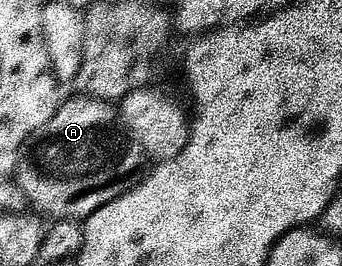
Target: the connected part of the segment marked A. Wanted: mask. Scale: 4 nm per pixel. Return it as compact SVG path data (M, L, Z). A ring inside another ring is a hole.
M74 96L71 102L63 101L56 116L22 143L16 181L35 211L55 214L58 220L85 220L97 207L139 186L147 173L144 148L121 113L99 98Z

